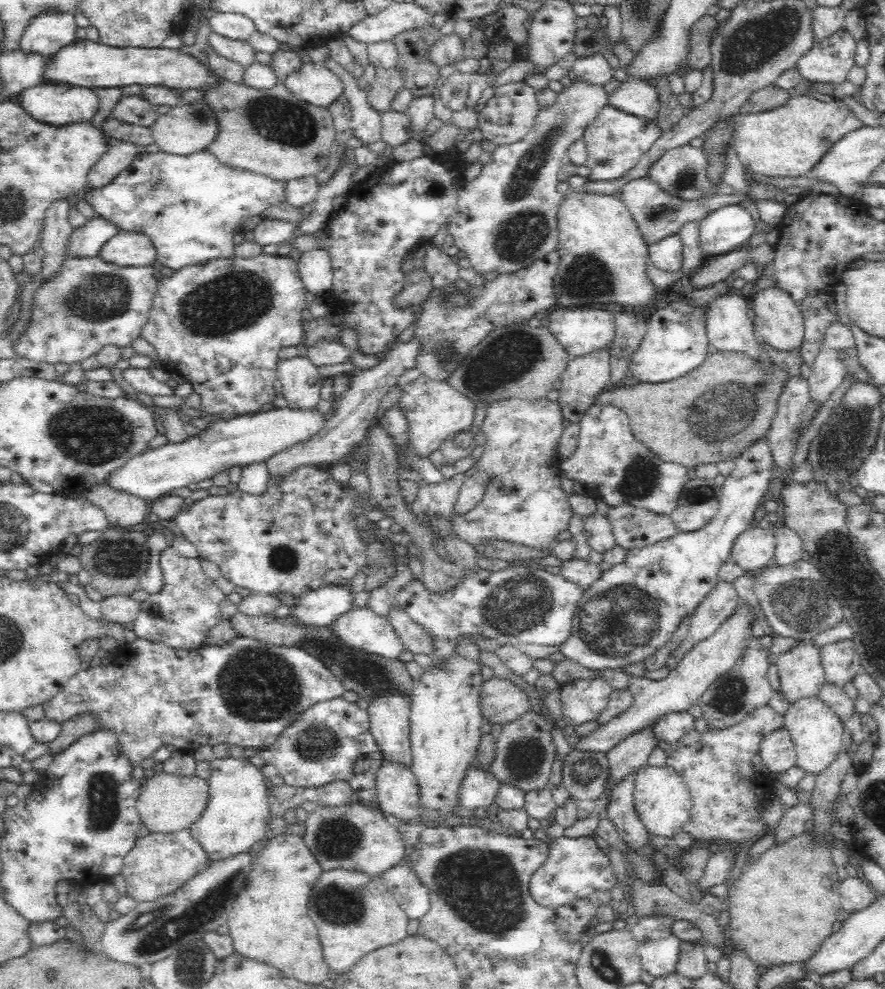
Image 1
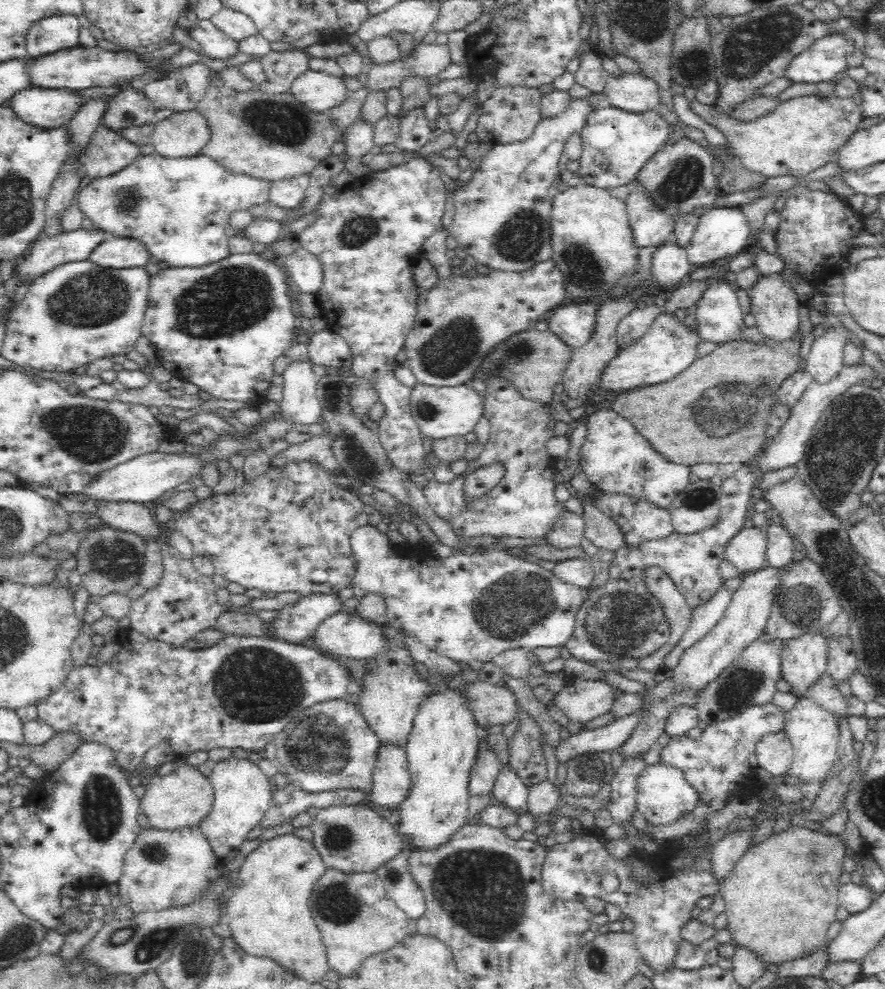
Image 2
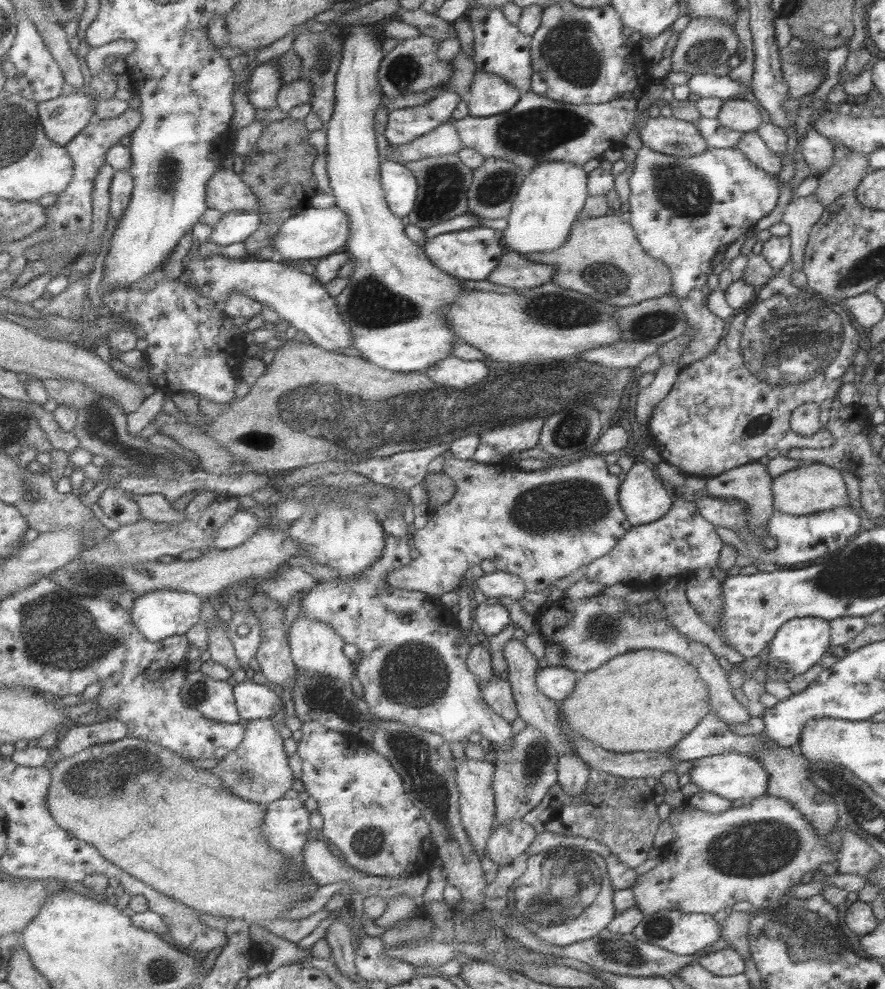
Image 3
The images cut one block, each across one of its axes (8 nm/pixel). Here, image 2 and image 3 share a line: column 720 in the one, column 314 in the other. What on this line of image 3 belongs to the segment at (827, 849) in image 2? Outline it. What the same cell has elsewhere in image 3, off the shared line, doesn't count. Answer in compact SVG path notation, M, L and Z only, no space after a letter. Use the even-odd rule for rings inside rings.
M130 736L105 745L94 745L92 748L86 749L84 753L77 754L76 757L58 758L56 764L52 769L53 783L48 794L49 810L52 811L56 822L74 837L96 846L105 858L116 863L119 868L146 882L155 890L192 907L198 912L206 912L217 917L239 918L248 921L250 924L262 925L267 921L284 919L285 912L290 906L296 906L296 904L309 900L321 888L321 885L314 879L311 879L304 889L286 887L286 884L282 883L286 872L290 872L290 868L292 868L292 862L283 851L275 850L270 845L263 830L261 830L263 823L265 823L264 819L267 817L269 803L254 803L232 793L229 789L226 789L222 778L211 769L199 768L191 762L191 759L183 758L181 754L177 754L177 752L173 752L165 746L160 746L157 742L143 741Z

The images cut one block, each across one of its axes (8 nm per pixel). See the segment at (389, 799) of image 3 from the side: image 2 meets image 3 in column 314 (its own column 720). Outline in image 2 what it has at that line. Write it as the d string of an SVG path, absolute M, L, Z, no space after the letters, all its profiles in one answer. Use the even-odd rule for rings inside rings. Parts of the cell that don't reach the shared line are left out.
M774 702L750 706L740 714L708 726L698 739L692 740L686 735L672 737L664 748L659 748L660 763L682 770L702 802L709 805L714 798L720 798L727 803L732 796L741 797L748 788L758 786L751 777L753 770L749 758L760 738L768 733L785 731L786 714Z

